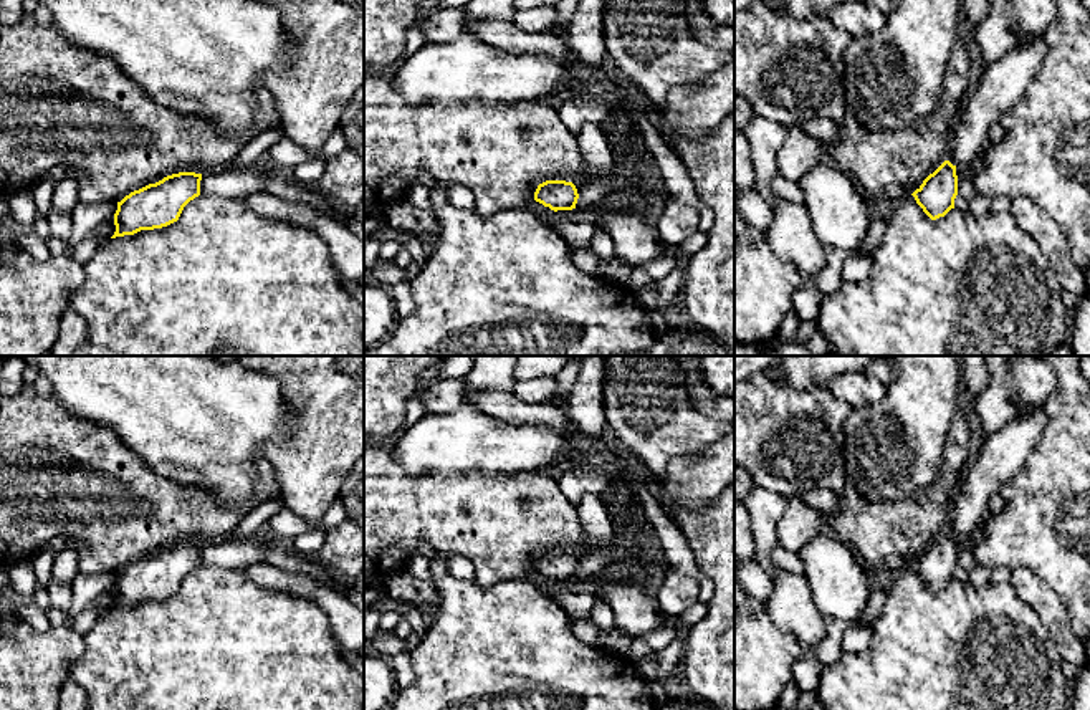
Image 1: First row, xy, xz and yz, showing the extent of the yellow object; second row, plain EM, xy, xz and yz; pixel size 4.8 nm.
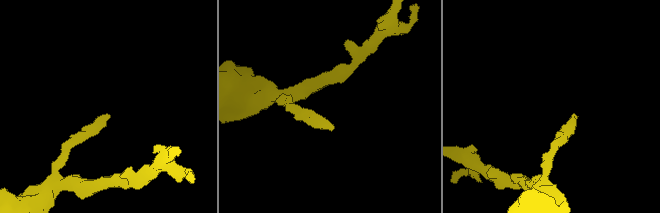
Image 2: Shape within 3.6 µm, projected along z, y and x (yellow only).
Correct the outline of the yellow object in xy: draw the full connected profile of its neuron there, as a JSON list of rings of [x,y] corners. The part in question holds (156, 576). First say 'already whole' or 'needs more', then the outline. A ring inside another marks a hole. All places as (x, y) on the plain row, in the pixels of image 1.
already whole; [[[179,543],[131,563],[117,573],[116,602],[111,609],[177,592],[184,578],[200,566],[200,551],[202,544]]]

